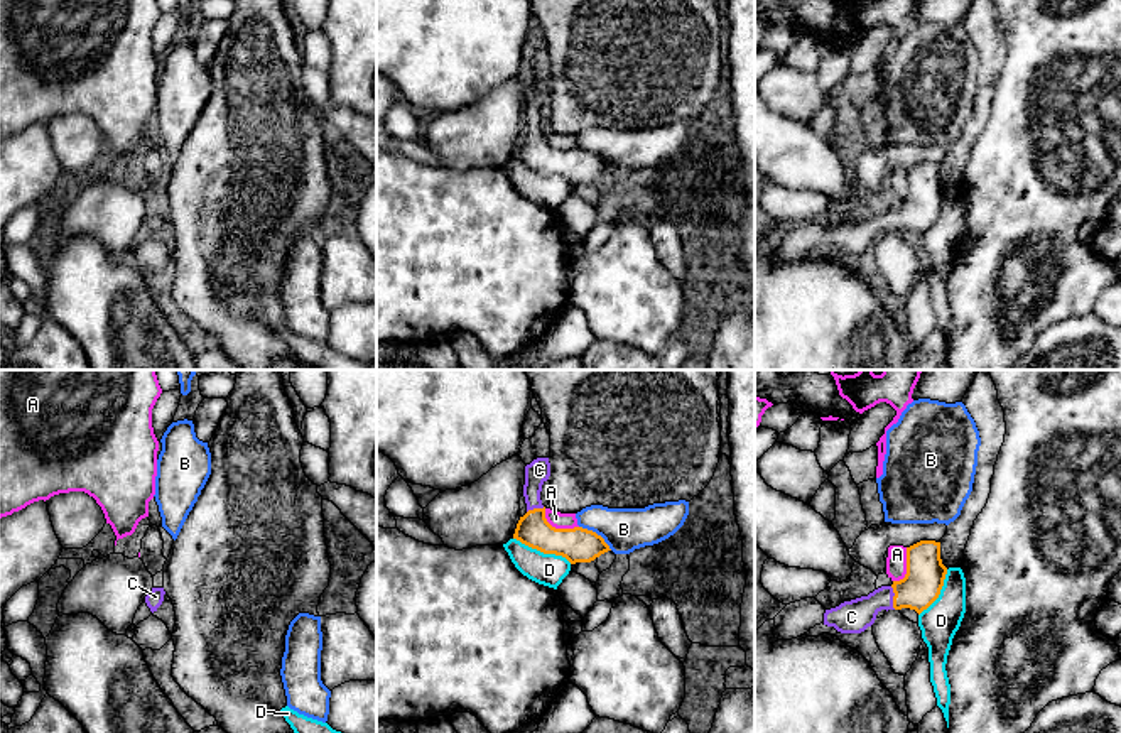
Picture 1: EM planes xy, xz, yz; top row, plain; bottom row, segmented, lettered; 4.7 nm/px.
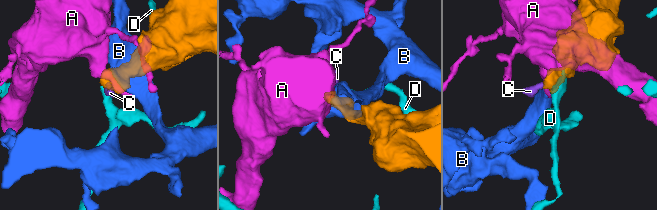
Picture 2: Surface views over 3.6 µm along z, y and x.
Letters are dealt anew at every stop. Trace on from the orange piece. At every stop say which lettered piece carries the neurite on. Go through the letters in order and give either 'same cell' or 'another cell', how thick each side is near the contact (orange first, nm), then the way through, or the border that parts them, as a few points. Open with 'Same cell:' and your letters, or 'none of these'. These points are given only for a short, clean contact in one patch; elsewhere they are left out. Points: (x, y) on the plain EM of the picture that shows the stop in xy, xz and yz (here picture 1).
Same cell: C
A: another cell; 170 nm thick on the orange side, 80 nm on the other
B: another cell; 170 nm thick on the orange side, 200 nm on the other
C: same cell; 190 nm thick on the orange side, 160 nm on the other; runs through yz (926, 195), (905, 215), (893, 220), (880, 220), (851, 238)
D: another cell; 170 nm thick on the orange side, 160 nm on the other; border along xz (514, 159), (544, 174), (561, 176), (571, 184)

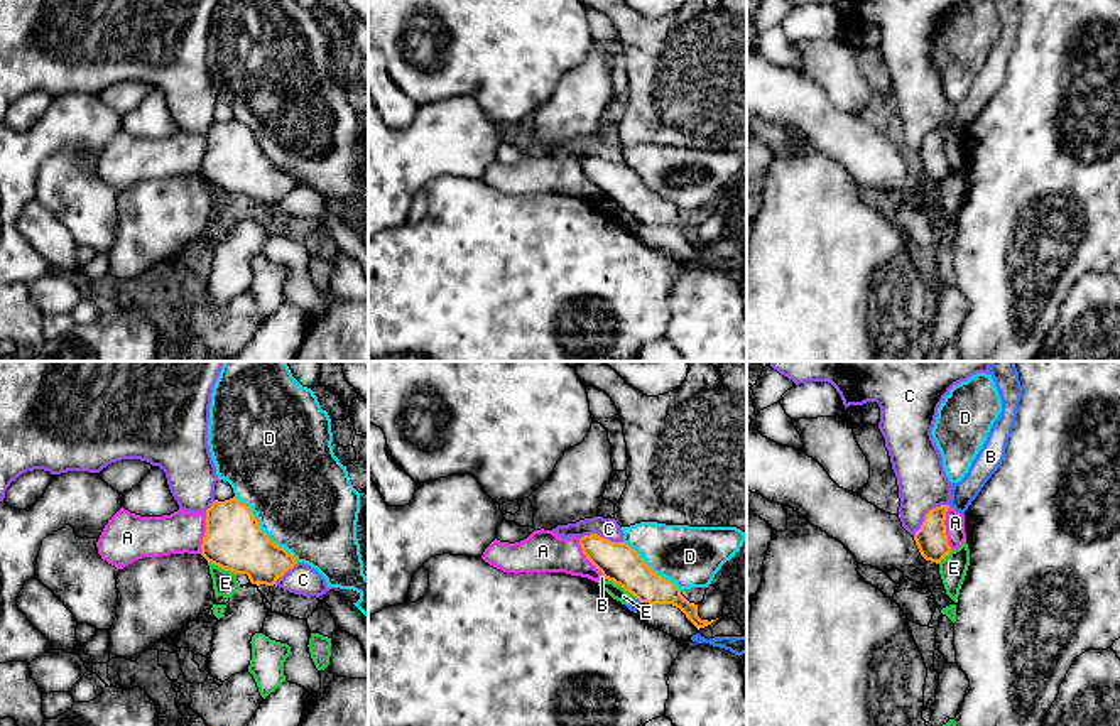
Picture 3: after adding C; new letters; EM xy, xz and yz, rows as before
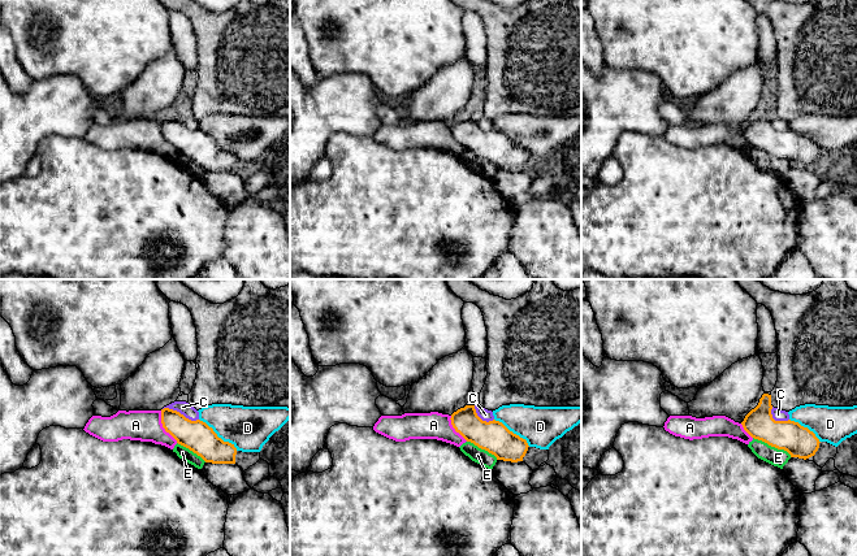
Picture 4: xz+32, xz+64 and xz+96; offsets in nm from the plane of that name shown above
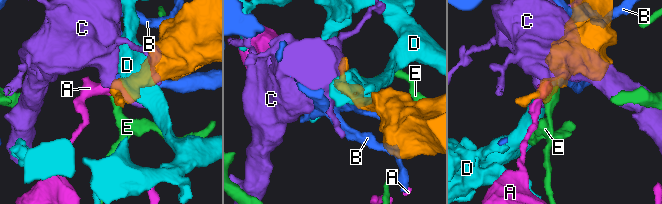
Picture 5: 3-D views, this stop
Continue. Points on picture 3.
Same cell: none of these
A: another cell; 150 nm thick on the orange side, 100 nm on the other; border along yz (948, 129), (945, 154), (951, 171)
B: another cell; 190 nm thick on the orange side, 20 nm on the other
C: another cell; 150 nm thick on the orange side, 240 nm on the other
D: another cell; 280 nm thick on the orange side, 480 nm on the other
E: another cell; 280 nm thick on the orange side, 120 nm on the other; border along xy (208, 183), (235, 196)

